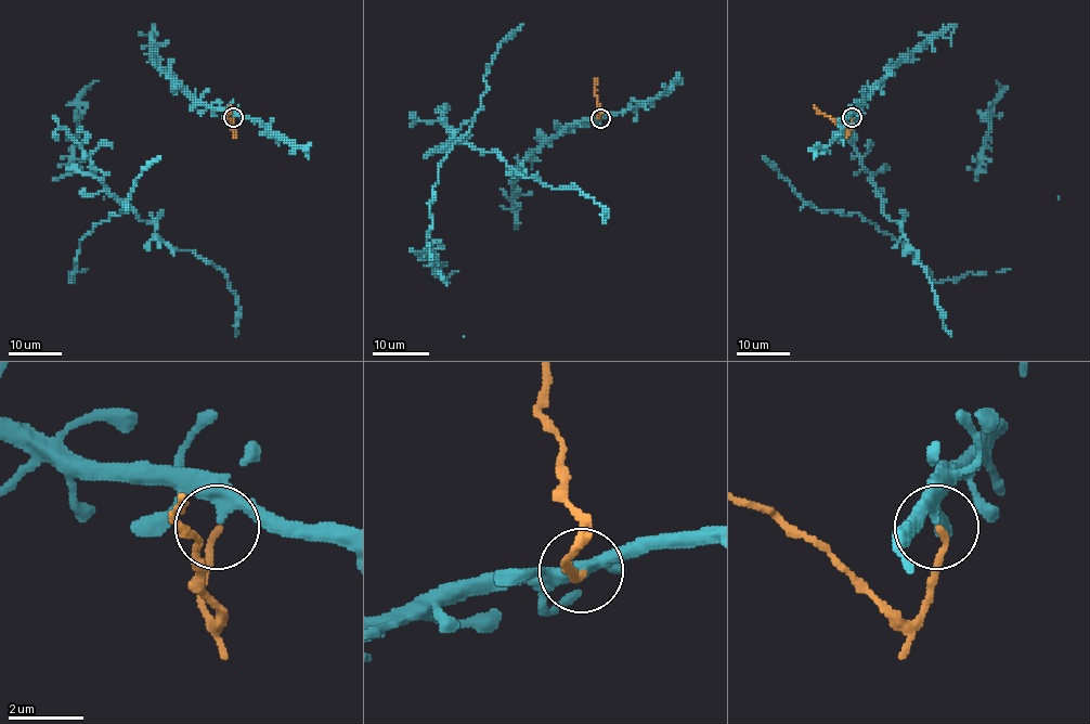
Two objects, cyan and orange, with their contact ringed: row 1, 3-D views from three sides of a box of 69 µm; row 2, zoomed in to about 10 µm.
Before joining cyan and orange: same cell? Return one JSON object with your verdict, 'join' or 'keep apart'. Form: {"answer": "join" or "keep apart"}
{"answer": "keep apart"}

